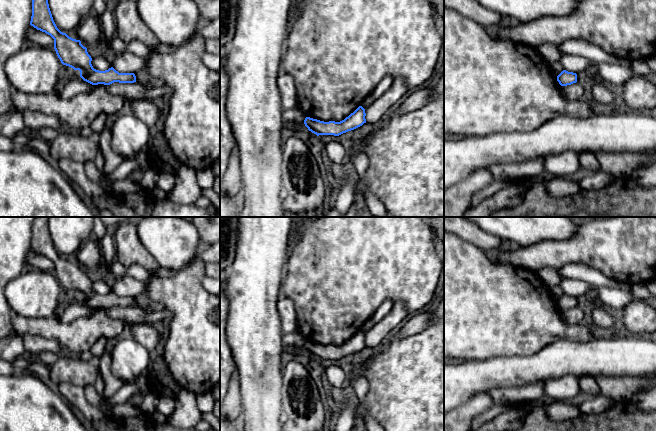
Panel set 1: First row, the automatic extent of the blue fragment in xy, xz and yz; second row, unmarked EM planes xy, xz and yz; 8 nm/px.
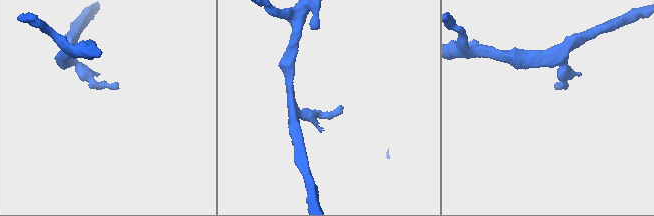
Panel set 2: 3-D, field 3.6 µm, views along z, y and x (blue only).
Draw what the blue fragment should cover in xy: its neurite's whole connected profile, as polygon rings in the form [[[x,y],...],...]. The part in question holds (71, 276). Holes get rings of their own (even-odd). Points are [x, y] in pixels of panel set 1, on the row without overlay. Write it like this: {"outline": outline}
{"outline": [[[48,217],[34,219],[30,249],[54,263],[54,273],[61,287],[74,294],[79,294],[80,301],[84,305],[92,309],[136,306],[134,297],[119,297],[113,291],[105,295],[93,292],[92,282],[81,265],[69,261],[57,252],[49,232]]]}

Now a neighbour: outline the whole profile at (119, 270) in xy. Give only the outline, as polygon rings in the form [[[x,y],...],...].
[[[116,258],[113,260],[110,269],[117,279],[126,276],[126,267],[121,264]]]

